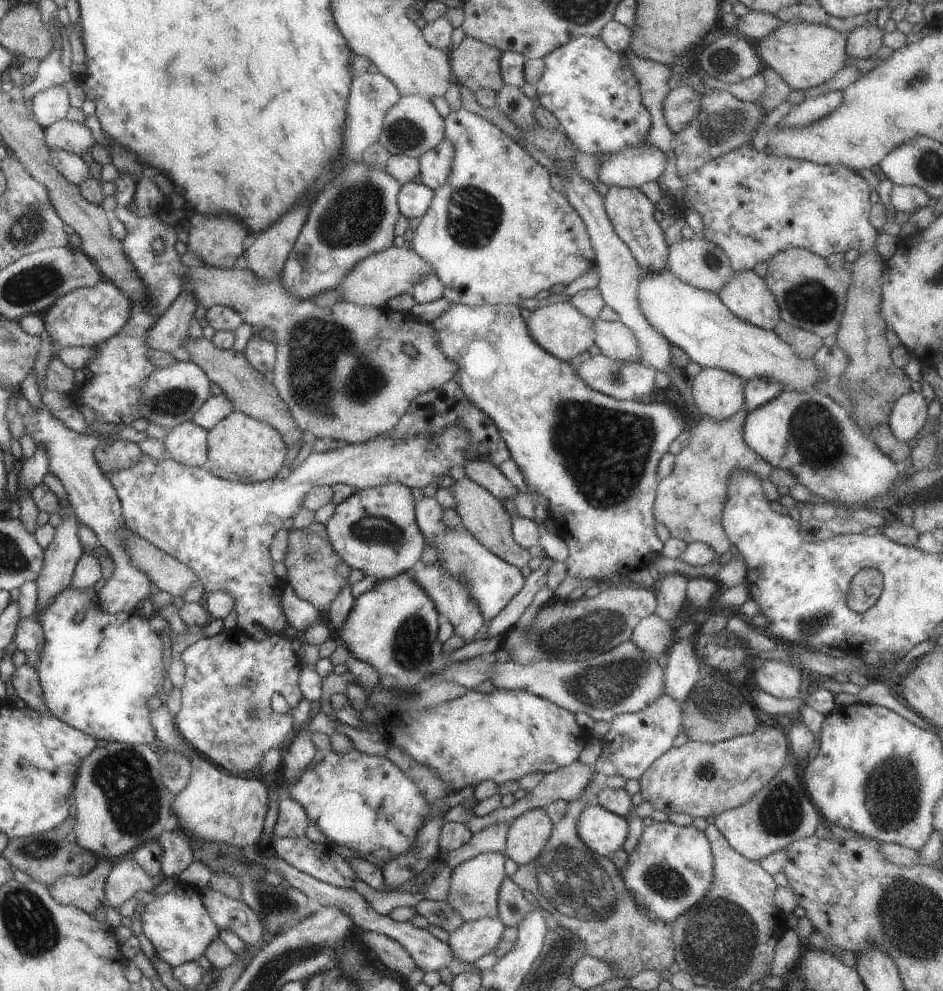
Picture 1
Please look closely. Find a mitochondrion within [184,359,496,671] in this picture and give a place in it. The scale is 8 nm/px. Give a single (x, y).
(378, 530)

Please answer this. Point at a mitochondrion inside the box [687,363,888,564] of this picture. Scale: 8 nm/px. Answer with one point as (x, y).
(819, 438)

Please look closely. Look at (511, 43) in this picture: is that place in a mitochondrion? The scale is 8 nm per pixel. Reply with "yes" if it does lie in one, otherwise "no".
no

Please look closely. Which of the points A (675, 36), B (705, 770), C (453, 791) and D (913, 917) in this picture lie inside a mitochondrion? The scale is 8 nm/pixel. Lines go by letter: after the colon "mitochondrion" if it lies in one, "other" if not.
A: other
B: mitochondrion
C: other
D: mitochondrion

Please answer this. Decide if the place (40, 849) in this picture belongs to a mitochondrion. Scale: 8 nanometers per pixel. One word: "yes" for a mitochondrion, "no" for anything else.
yes

